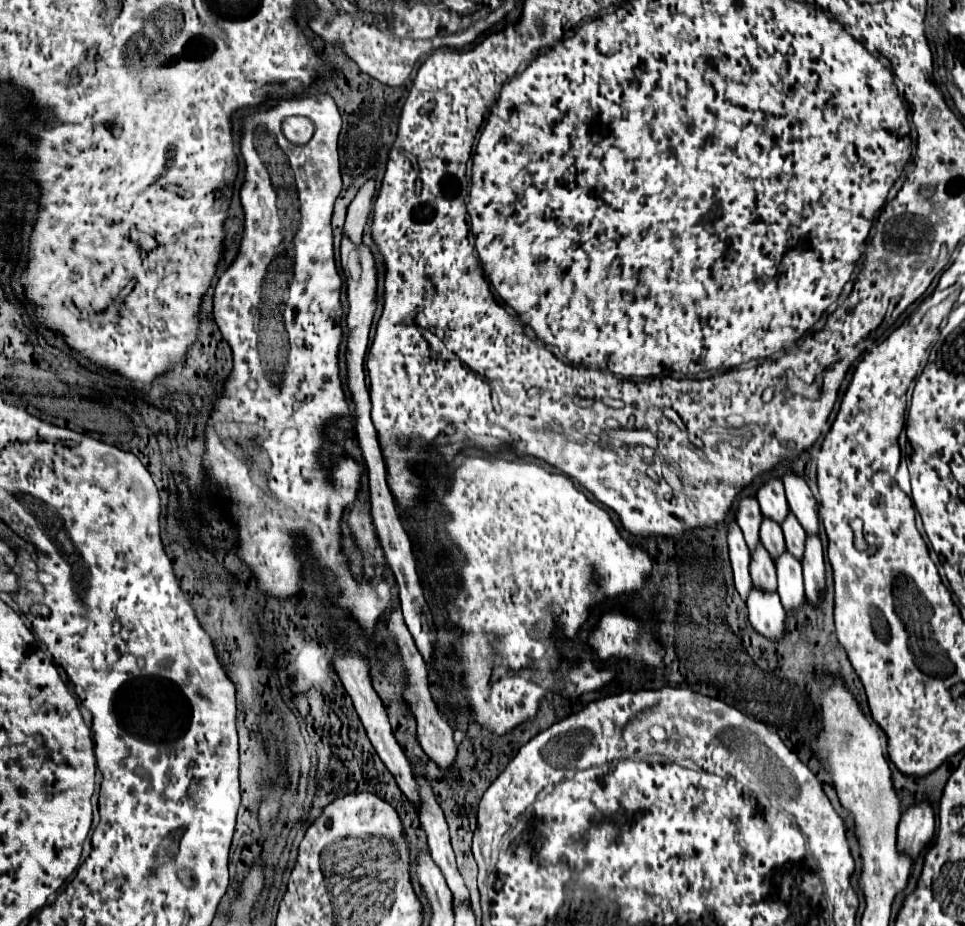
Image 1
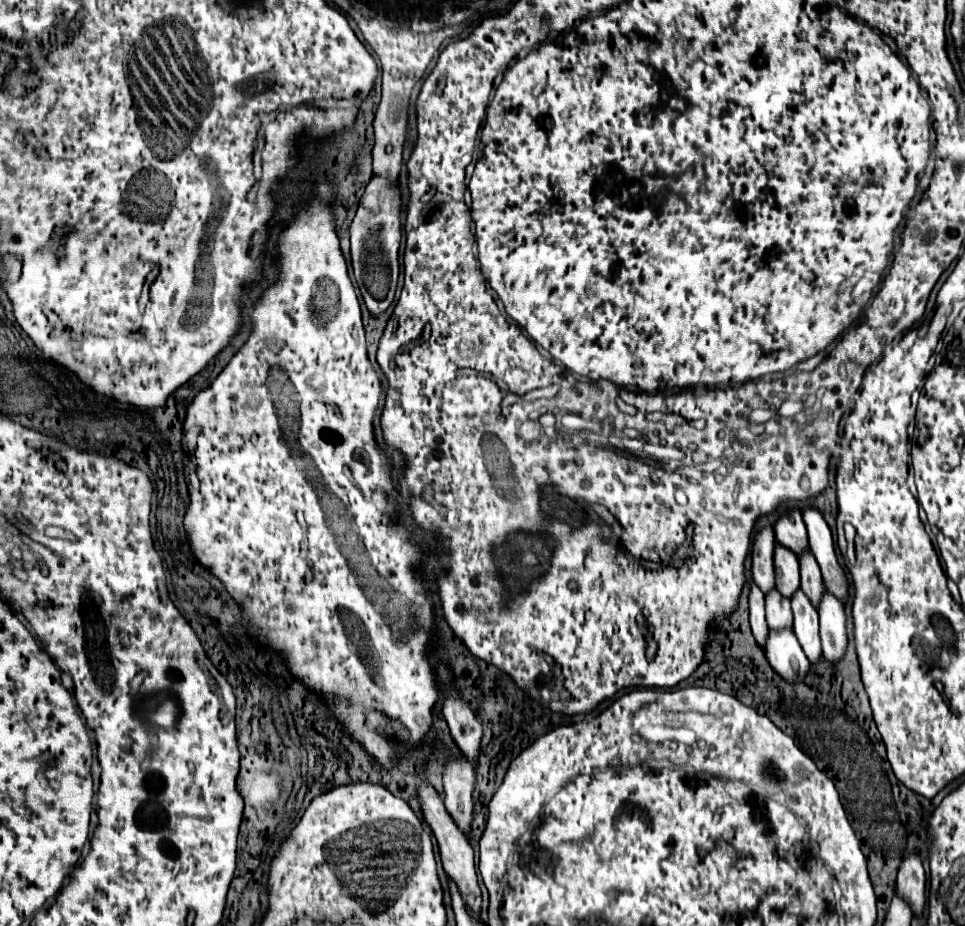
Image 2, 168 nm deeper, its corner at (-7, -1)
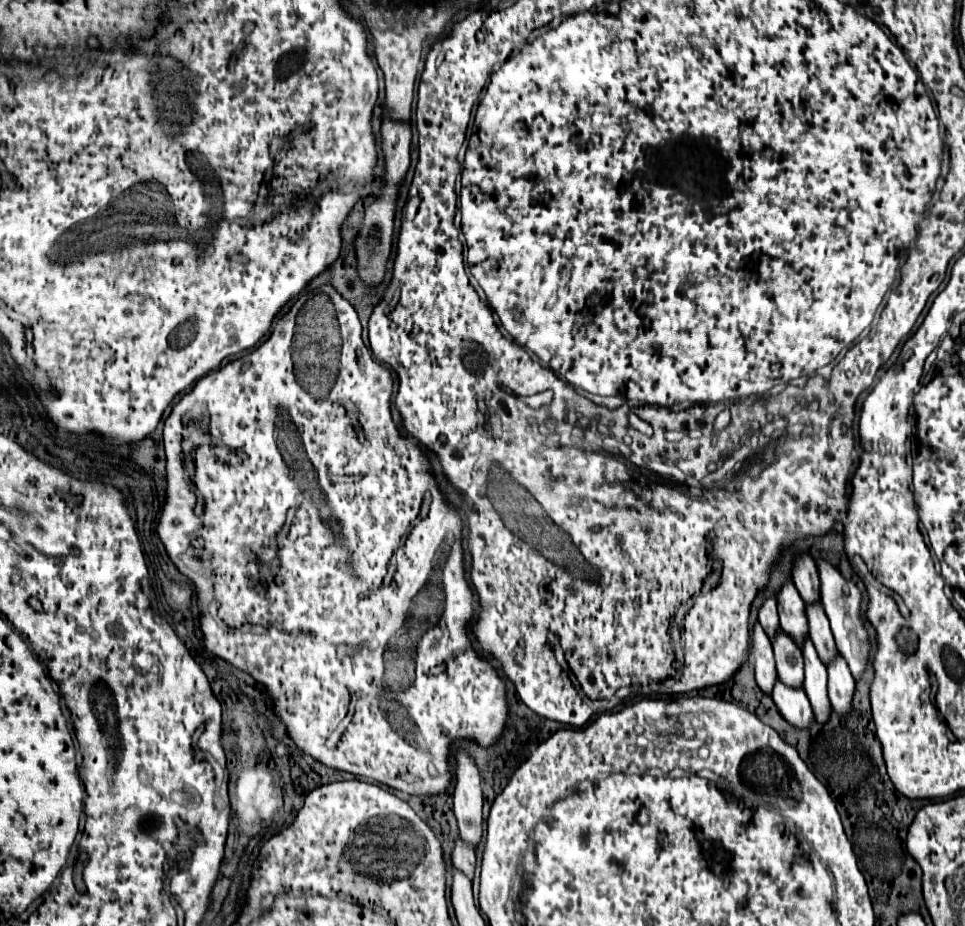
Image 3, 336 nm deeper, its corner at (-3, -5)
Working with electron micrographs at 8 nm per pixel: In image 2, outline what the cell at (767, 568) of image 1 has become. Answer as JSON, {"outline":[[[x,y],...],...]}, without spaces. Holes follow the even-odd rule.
{"outline":[[[772,590],[766,596],[766,620],[770,630],[784,630],[784,626],[792,626],[790,600],[780,596],[778,590]]]}

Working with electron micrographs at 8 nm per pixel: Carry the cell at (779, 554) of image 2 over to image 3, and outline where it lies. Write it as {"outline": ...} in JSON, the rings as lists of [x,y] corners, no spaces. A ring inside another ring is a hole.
{"outline":[[[788,580],[778,592],[778,616],[780,616],[780,628],[788,630],[792,634],[794,642],[800,646],[804,642],[804,634],[808,634],[808,622],[804,614],[804,600],[800,598],[796,586]]]}

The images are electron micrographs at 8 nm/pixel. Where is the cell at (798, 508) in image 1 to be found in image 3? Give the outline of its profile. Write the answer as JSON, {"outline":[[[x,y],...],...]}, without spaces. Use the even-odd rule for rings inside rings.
{"outline":[[[816,556],[816,566],[818,566],[818,576],[820,576],[820,596],[822,596],[822,606],[826,610],[826,616],[830,620],[832,626],[832,634],[836,640],[836,648],[840,650],[840,654],[844,654],[850,672],[854,678],[860,678],[860,674],[864,672],[866,660],[868,660],[868,650],[870,650],[870,642],[868,642],[868,632],[862,626],[860,620],[860,590],[856,586],[856,590],[846,590],[848,586],[852,586],[848,580],[842,578],[842,574],[822,556]]]}

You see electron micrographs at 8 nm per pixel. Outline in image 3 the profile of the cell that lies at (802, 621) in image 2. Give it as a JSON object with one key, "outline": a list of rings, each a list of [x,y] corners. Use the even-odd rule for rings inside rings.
{"outline":[[[808,636],[802,644],[802,654],[804,654],[804,670],[806,670],[804,690],[808,694],[808,700],[812,704],[812,710],[814,710],[814,716],[818,718],[818,722],[826,722],[828,710],[830,710],[828,692],[826,692],[826,666],[820,660],[820,656]]]}

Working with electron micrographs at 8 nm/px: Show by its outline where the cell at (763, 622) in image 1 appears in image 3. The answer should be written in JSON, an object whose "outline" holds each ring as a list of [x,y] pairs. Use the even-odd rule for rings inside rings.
{"outline":[[[776,680],[774,690],[772,690],[772,700],[778,706],[780,714],[794,726],[808,726],[808,722],[812,722],[812,718],[814,718],[812,706],[810,706],[808,696],[802,686],[792,688],[792,686],[786,686],[780,680]]]}

